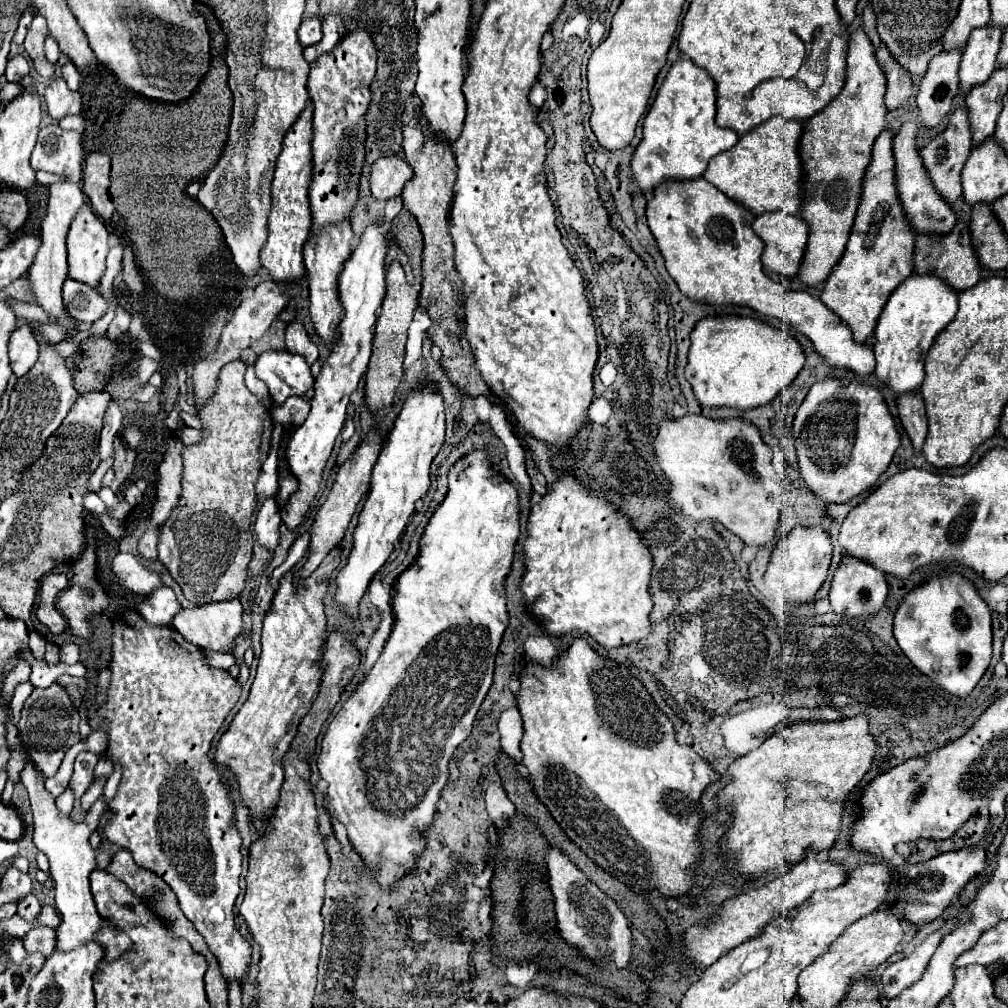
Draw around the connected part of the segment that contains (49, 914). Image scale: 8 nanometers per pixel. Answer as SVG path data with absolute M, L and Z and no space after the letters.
M48 905L38 913L36 919L38 919L38 923L44 925L44 927L58 929L58 925L60 925L60 915L56 913L56 909L52 909L52 907L48 907Z

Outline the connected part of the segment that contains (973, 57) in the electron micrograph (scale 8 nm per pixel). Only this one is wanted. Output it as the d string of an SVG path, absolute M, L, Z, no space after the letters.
M988 25L972 33L972 37L968 39L968 47L962 53L962 63L958 69L962 93L970 93L976 85L988 81L988 77L996 69L1000 37L1002 37L1000 29L992 29Z

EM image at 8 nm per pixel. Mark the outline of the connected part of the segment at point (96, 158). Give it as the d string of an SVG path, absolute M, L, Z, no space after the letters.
M92 151L86 157L82 169L82 191L90 199L94 211L104 219L110 221L114 215L114 201L110 197L110 157L100 151Z

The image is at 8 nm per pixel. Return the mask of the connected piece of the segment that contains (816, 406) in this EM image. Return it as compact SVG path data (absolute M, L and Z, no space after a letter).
M846 377L814 383L794 417L792 431L800 477L826 503L848 503L852 497L868 491L888 469L900 445L896 423L880 391Z

